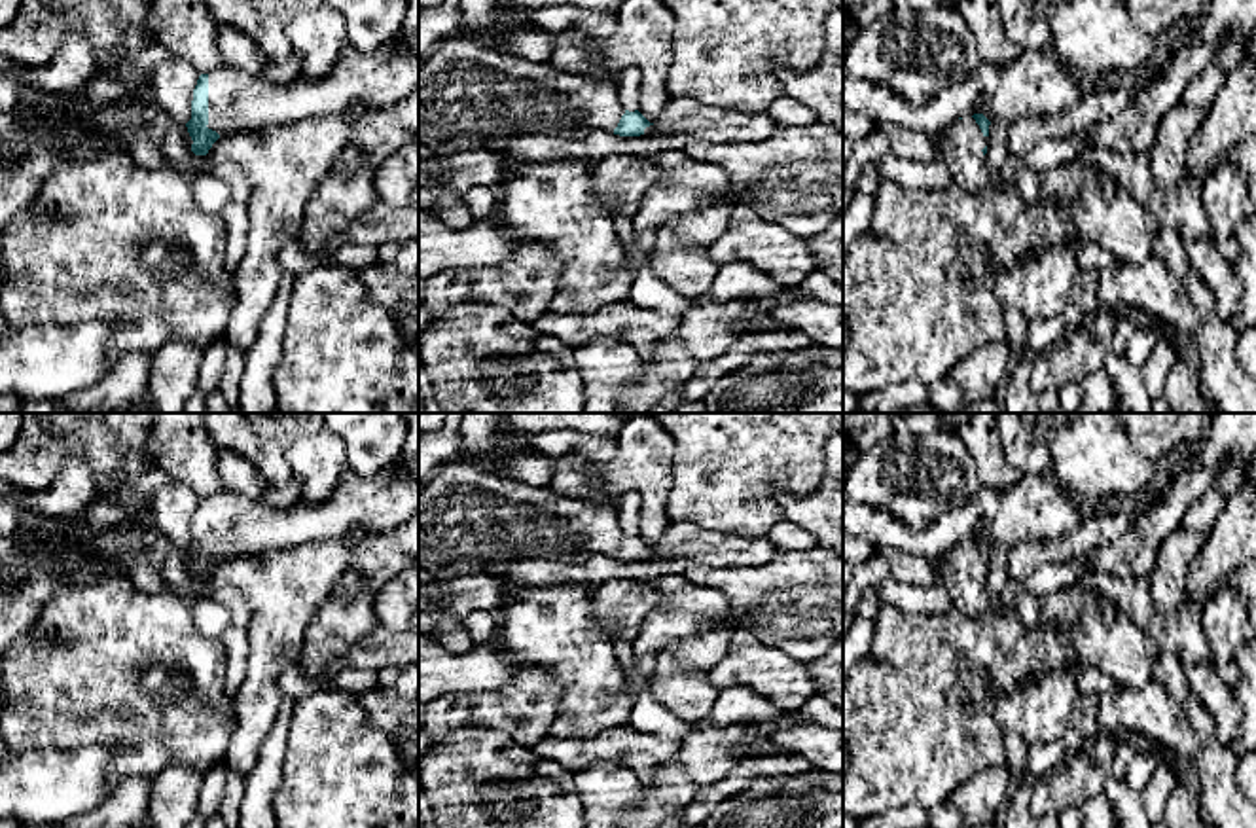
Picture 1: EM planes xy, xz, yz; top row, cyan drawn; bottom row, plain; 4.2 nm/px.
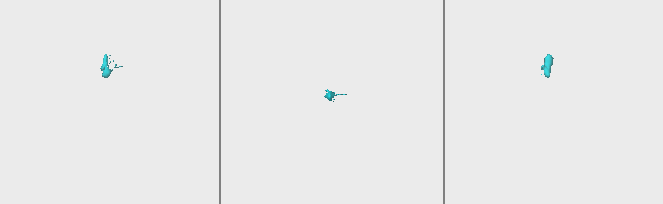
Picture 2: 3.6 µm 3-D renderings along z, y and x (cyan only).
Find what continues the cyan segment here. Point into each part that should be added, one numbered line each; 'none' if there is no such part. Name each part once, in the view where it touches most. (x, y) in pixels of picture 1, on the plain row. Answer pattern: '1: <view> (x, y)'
1: xy (237, 525)
2: yz (961, 567)

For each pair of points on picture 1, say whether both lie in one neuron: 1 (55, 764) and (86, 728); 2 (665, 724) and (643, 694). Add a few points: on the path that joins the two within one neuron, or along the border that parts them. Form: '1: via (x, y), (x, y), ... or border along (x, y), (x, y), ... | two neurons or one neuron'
1: border along (27, 753), (103, 745), (108, 751), (108, 772) | two neurons
2: via (658, 717), (645, 702) | one neuron

